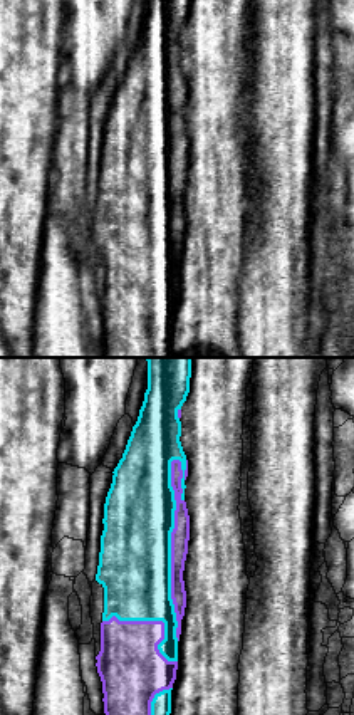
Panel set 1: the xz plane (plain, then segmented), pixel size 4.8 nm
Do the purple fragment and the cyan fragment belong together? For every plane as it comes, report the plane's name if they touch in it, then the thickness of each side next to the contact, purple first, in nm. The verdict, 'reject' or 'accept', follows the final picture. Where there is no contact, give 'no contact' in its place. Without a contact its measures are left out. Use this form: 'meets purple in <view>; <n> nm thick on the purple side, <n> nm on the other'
meets purple in xz; 90 nm thick on the purple side, 360 nm on the other

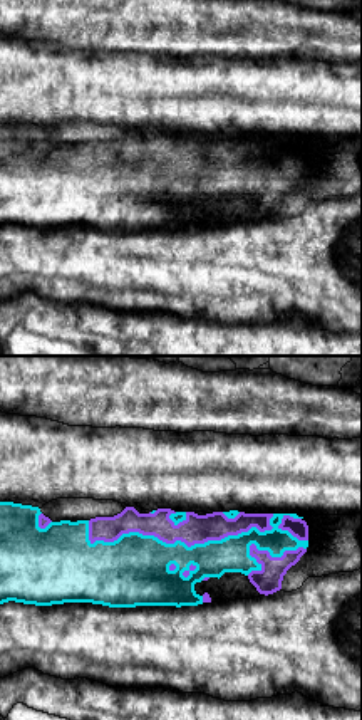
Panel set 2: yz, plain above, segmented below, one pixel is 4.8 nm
meets purple in yz; 140 nm thick on the purple side, 280 nm on the other

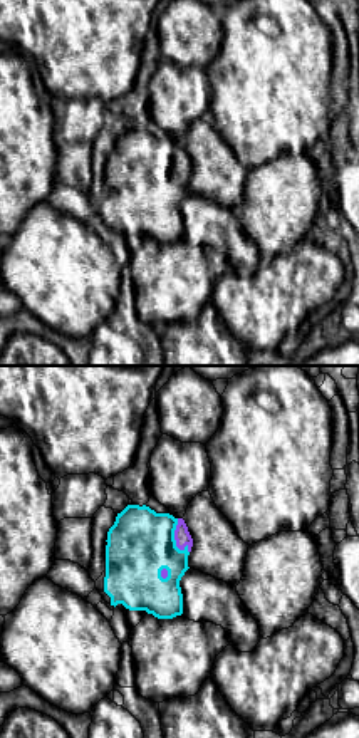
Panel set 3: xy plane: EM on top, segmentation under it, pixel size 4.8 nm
meets purple in xy; 80 nm thick on the purple side, 320 nm on the other

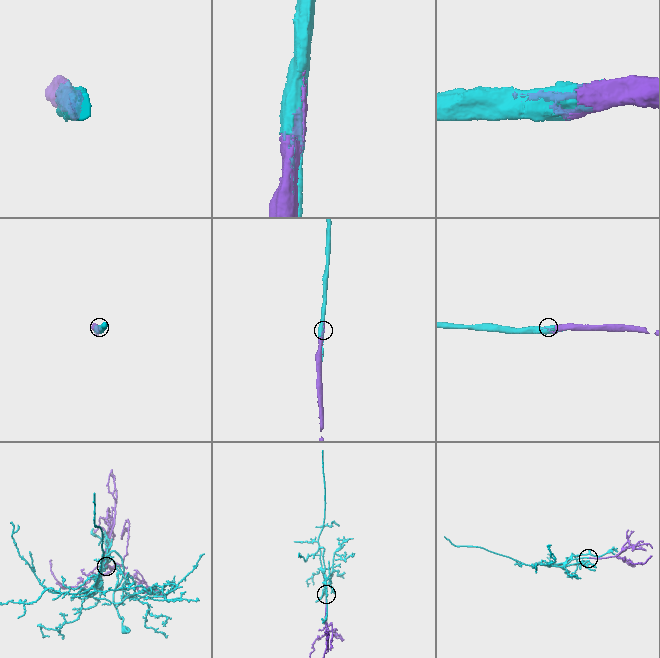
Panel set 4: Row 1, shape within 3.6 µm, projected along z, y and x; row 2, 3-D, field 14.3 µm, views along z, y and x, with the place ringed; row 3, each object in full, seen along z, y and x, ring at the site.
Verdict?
accept

